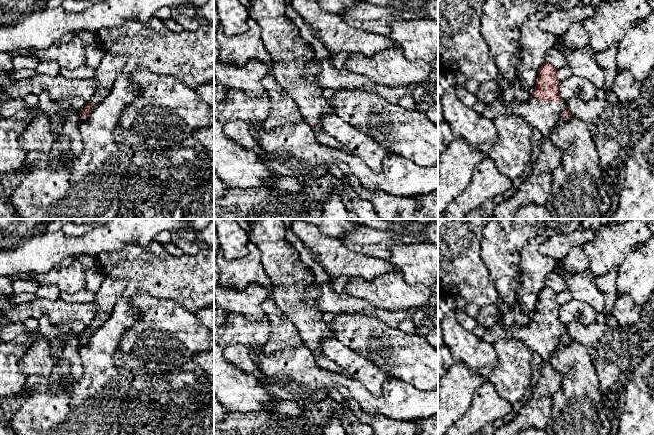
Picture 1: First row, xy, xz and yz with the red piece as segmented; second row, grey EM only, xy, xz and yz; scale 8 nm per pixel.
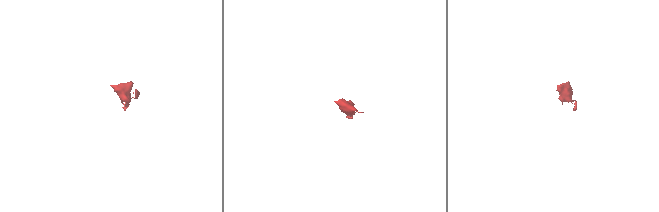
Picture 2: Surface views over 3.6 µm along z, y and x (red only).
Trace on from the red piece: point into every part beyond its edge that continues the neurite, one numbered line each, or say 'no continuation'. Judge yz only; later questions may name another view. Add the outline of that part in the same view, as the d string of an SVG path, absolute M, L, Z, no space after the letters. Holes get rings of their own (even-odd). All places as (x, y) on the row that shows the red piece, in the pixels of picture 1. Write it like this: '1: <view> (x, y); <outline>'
1: yz (543, 115); M530 96L525 102L511 101L504 103L497 99L486 104L481 115L493 120L503 114L515 114L524 118L532 128L538 129L544 137L548 137L558 121L563 119L566 101L538 101Z

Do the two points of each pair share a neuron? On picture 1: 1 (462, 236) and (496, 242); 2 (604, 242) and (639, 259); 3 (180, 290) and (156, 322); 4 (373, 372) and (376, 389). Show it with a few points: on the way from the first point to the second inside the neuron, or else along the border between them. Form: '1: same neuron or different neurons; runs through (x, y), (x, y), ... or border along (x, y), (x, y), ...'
1: different neurons; border along (484, 229), (481, 235), (481, 259), (483, 262)
2: different neurons; border along (643, 244), (637, 245), (618, 268)
3: different neurons; border along (150, 295), (158, 299), (174, 300), (193, 313)
4: same neuron; runs through (375, 376), (375, 385)

